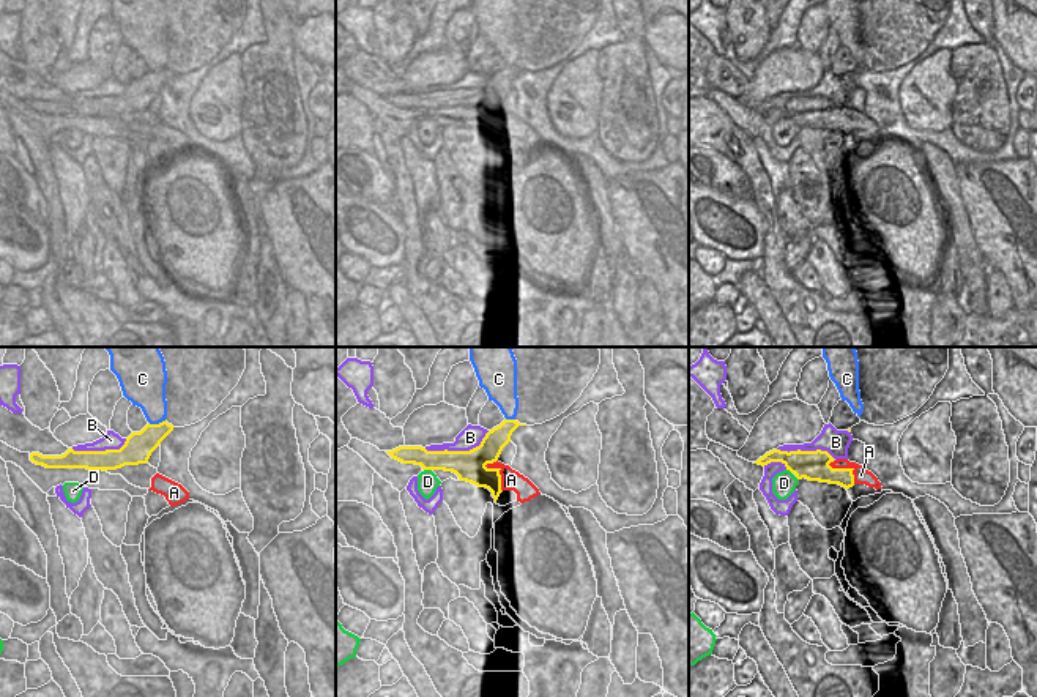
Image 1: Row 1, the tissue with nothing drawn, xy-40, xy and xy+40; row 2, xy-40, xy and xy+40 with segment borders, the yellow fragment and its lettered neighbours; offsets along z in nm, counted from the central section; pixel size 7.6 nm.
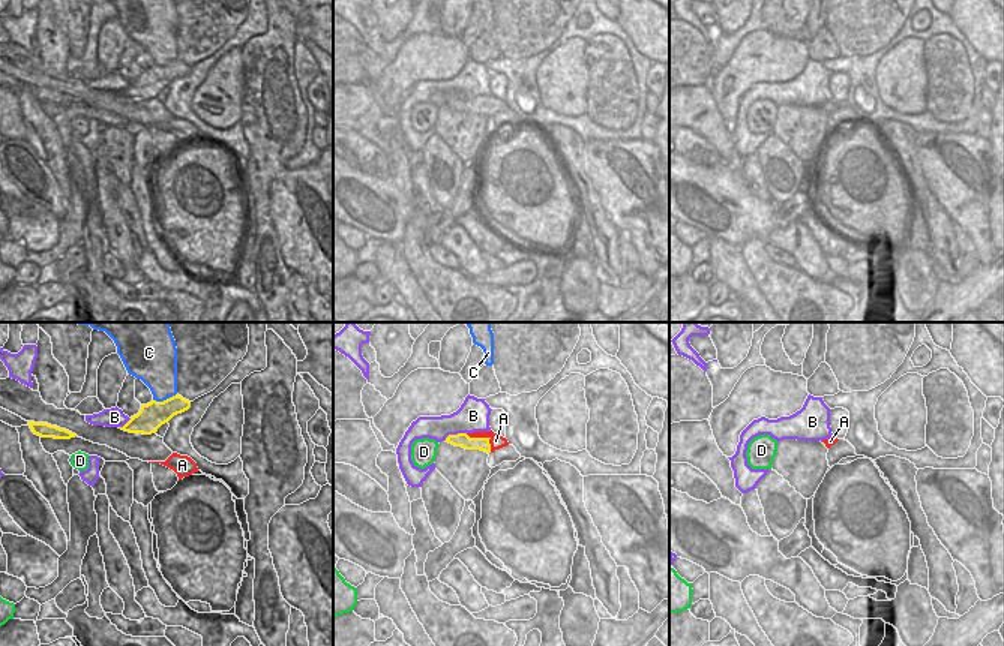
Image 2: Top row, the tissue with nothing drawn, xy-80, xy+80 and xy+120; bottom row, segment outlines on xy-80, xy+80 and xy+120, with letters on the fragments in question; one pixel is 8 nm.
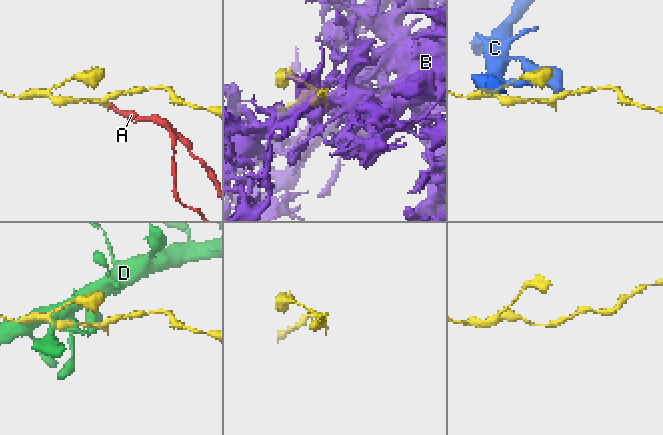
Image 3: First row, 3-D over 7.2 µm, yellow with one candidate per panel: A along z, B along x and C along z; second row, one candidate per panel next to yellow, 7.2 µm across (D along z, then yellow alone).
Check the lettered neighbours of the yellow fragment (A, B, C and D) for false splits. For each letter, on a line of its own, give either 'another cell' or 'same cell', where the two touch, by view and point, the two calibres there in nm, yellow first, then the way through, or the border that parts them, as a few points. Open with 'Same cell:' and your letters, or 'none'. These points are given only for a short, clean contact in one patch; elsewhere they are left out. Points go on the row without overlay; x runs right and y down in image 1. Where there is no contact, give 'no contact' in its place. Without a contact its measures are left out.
Same cell: none
A: another cell; contact xy (497, 115); calibres 240 and 160 nm; border xy (497, 106), (486, 112), (498, 117), (501, 137)
B: another cell; contact xy (457, 98); calibres 240 and 170 nm
C: another cell; contact xy-40 (156, 71); calibres 220 and 260 nm
D: another cell; contact xy (427, 115); calibres 180 and 160 nm

